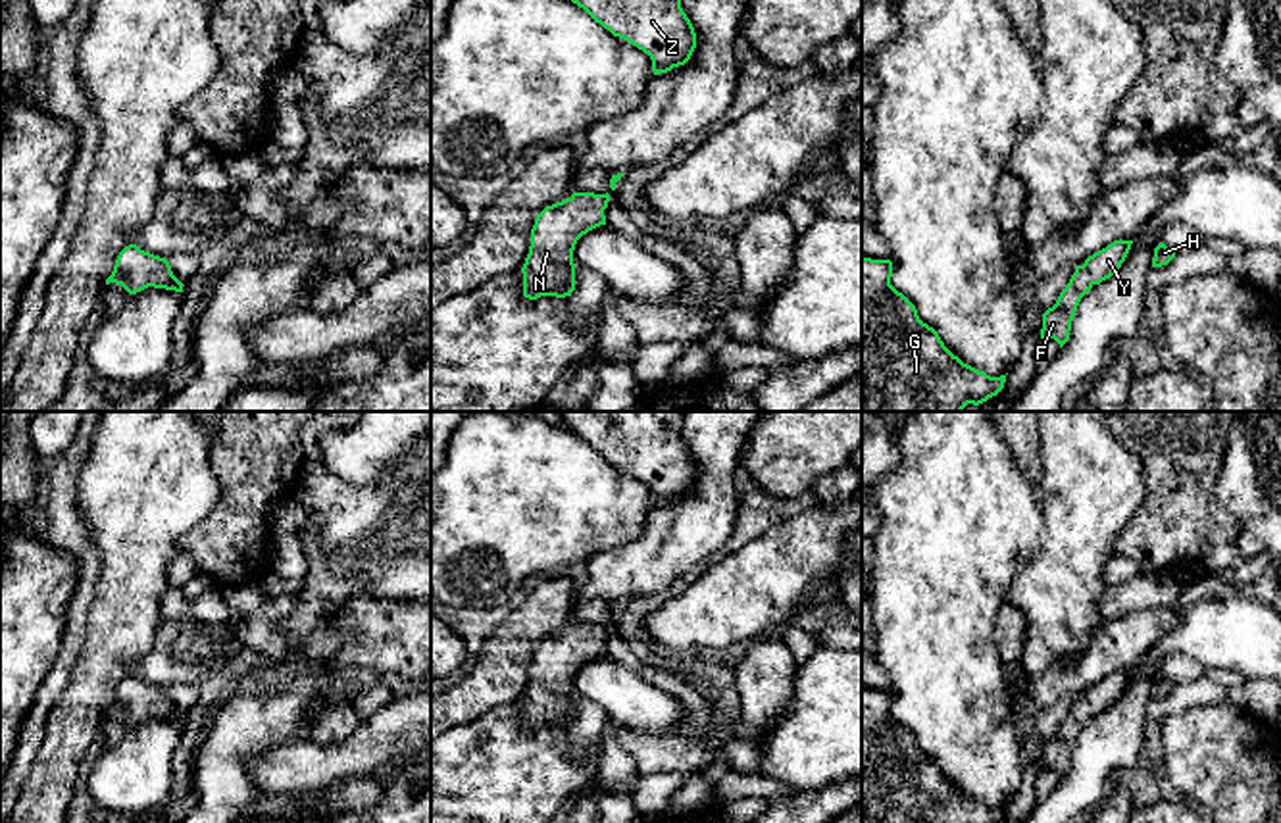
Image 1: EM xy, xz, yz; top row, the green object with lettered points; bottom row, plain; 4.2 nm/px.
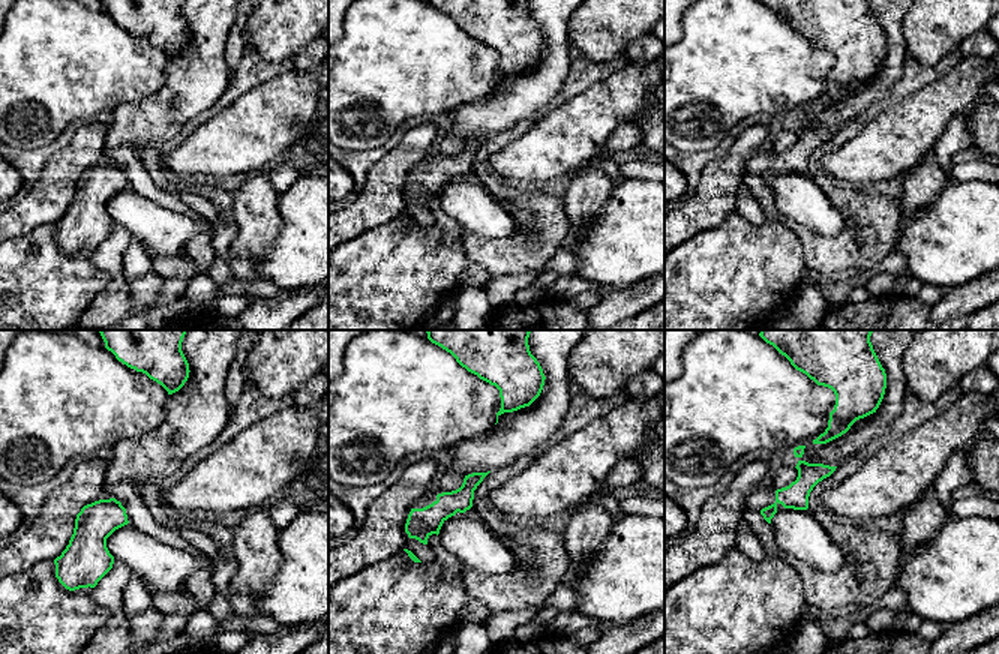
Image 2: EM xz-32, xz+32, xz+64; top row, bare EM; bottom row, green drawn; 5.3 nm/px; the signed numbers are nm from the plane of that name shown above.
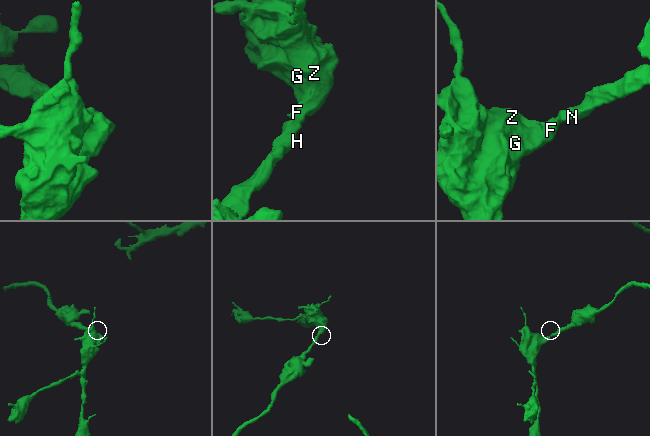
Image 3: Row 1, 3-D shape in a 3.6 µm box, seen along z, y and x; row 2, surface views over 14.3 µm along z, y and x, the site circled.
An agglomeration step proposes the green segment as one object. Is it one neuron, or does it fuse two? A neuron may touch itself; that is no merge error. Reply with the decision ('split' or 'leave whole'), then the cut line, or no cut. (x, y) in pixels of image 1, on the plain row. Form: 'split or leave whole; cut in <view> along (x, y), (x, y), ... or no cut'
leave whole; no cut

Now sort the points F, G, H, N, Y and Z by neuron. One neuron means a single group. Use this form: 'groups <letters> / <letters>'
groups F G H N Y Z

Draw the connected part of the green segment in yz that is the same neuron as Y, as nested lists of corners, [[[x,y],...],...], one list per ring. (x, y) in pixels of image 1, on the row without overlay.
[[[1114,671],[1106,679],[1094,683],[1083,696],[1075,698],[1056,735],[1042,744],[1041,769],[1054,769],[1060,779],[1069,771],[1071,752],[1081,729],[1102,711],[1118,704],[1125,692],[1133,671]]]

